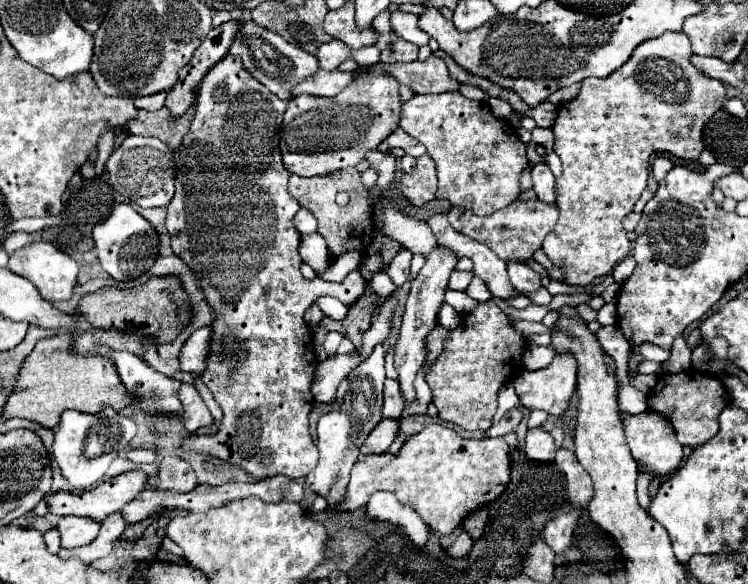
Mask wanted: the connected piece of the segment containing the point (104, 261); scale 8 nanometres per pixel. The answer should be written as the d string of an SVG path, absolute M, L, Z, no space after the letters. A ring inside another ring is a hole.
M125 202L115 204L111 214L107 216L107 220L103 220L103 224L97 224L91 234L93 234L95 252L97 252L97 258L103 266L103 270L115 280L129 282L131 278L139 276L143 270L143 262L155 260L155 256L159 252L157 230L149 224L149 220L145 220L139 212L135 212Z

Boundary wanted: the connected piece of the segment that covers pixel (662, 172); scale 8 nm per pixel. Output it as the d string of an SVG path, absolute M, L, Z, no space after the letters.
M657 157L652 164L652 173L657 180L660 182L666 176L667 172L673 167L673 162L664 157Z

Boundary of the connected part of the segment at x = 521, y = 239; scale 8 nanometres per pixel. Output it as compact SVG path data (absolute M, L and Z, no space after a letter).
M515 200L503 210L497 210L495 214L483 218L469 214L465 208L451 208L447 216L457 232L463 232L477 242L487 244L501 260L529 260L533 258L533 252L541 248L543 238L553 230L559 218L559 210L555 204L545 204L541 200Z

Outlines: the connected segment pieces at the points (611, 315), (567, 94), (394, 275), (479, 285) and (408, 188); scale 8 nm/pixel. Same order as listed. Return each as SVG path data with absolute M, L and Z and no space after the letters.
M605 304L601 310L599 310L599 316L597 316L599 324L615 324L617 322L617 306L615 304Z
M575 83L569 87L560 88L556 92L549 95L546 101L555 105L563 104L569 100L573 100L573 98L575 98L579 93L580 88L581 83Z
M401 248L401 250L395 254L395 258L391 260L391 264L387 264L385 272L391 276L391 280L393 280L397 286L403 286L403 284L407 282L411 258L413 258L413 254L411 254L409 250Z
M477 276L473 277L471 284L469 285L469 290L467 290L467 294L470 296L473 295L473 298L475 298L475 300L479 300L479 302L487 302L487 300L491 298L489 288L487 288L487 286L485 286L485 282Z
M427 154L417 158L415 174L403 174L401 180L397 180L397 188L401 188L403 194L409 196L409 200L417 206L433 200L437 190L437 174L433 160Z

